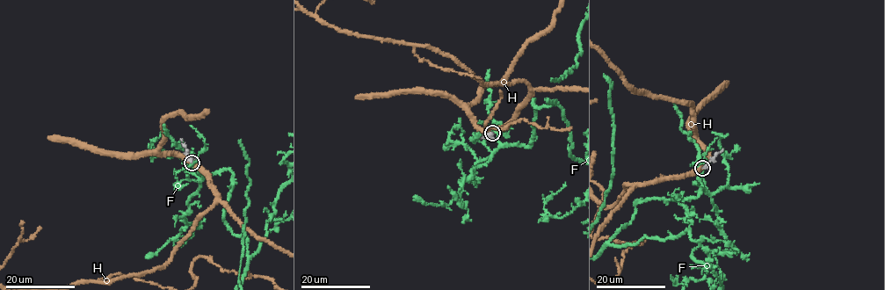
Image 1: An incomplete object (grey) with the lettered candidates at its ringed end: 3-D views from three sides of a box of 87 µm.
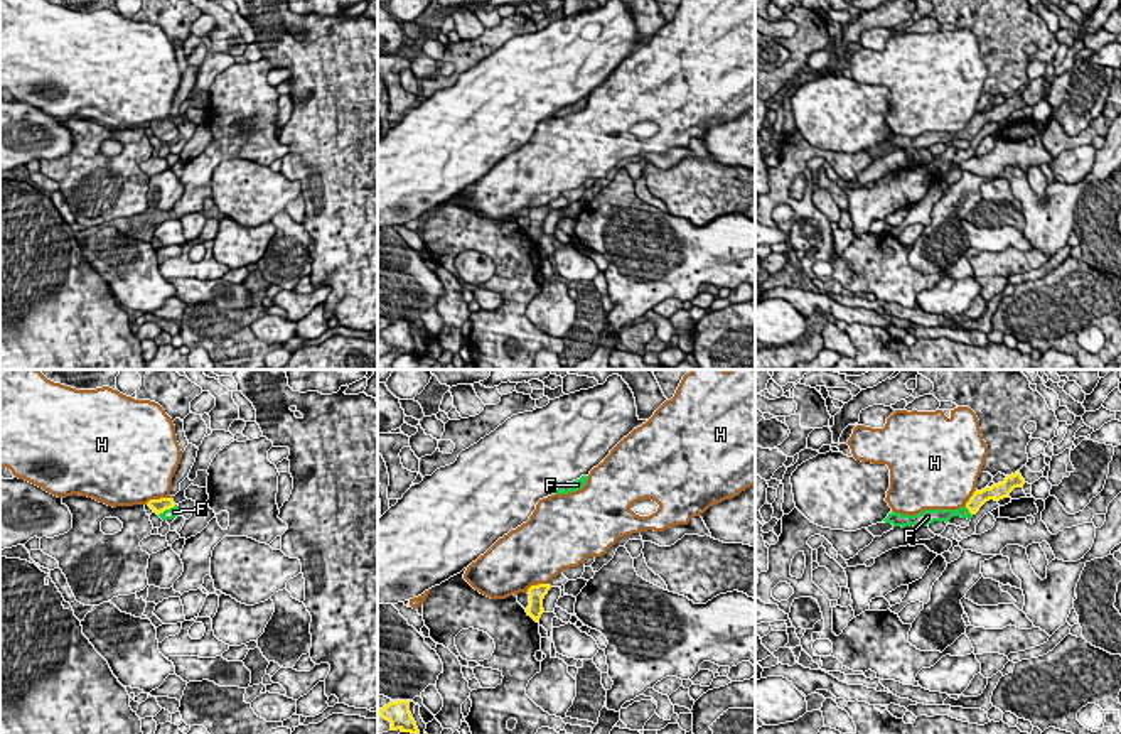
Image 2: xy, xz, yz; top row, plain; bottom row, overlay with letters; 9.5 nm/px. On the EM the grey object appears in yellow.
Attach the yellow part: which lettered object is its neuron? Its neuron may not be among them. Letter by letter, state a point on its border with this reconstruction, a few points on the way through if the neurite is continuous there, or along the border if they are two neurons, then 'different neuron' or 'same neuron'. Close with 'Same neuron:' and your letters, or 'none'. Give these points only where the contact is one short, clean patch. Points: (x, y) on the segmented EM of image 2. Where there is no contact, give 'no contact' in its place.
F: meets yellow in xy at (167, 508); runs through xy (160, 505), (167, 508), (174, 512); same neuron
H: meets yellow in xy at (157, 500); border along xy (171, 496), (160, 496), (145, 503); different neuron
Same neuron: F

